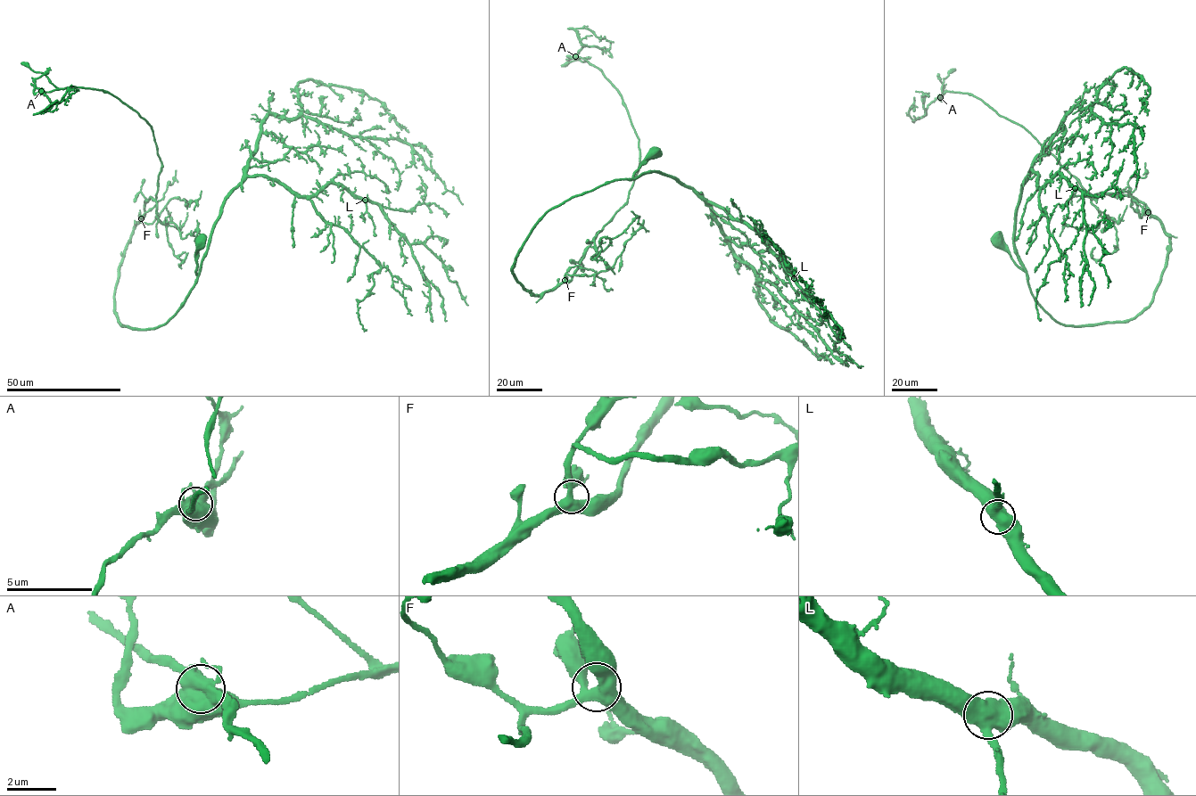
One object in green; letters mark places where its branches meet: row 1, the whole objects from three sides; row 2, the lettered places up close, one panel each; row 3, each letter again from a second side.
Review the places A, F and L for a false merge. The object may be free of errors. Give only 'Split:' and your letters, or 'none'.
Split: A

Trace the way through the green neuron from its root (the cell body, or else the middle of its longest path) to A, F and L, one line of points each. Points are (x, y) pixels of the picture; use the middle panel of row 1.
A: (653, 152), (632, 178), (550, 209), (511, 269), (523, 287), (571, 279), (639, 165), (621, 94), (574, 56)
F: (653, 152), (632, 178), (607, 181), (570, 197), (550, 209), (532, 229), (512, 273), (534, 294), (565, 280)
L: (653, 152), (641, 162), (634, 178), (656, 172), (723, 207), (732, 217), (749, 225), (794, 278)

